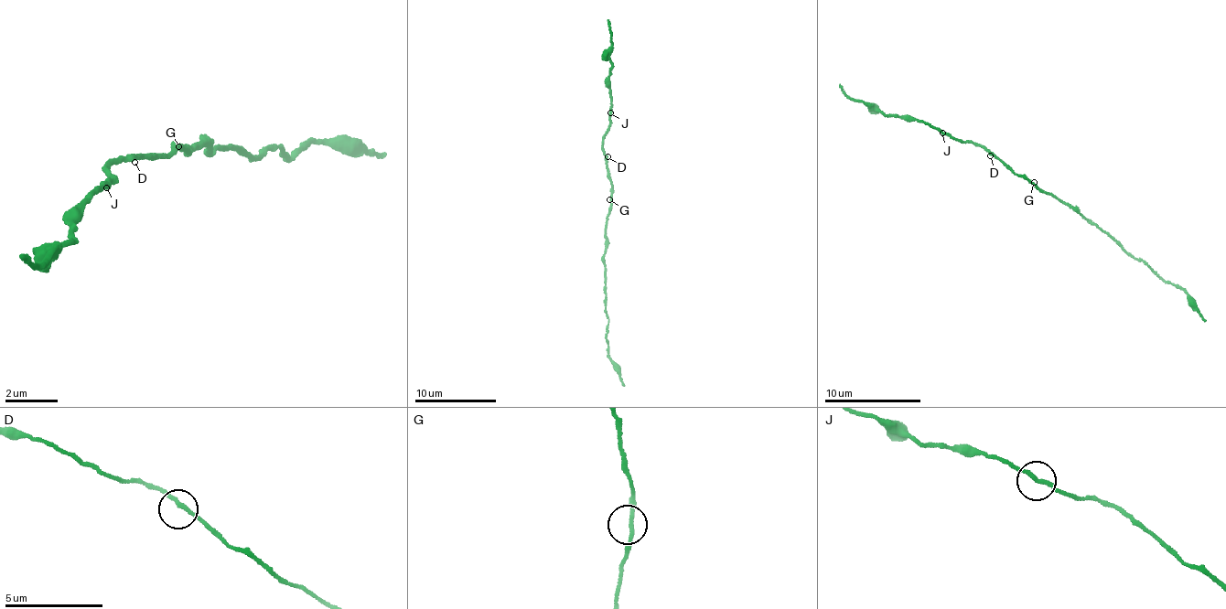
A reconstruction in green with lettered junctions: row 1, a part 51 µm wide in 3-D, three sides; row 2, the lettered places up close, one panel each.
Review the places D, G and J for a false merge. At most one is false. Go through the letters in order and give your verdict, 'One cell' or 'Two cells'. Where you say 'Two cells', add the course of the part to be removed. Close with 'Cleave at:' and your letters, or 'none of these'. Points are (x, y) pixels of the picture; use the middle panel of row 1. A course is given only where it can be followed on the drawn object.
D: One cell
G: One cell
J: One cell
Cleave at: none of these

